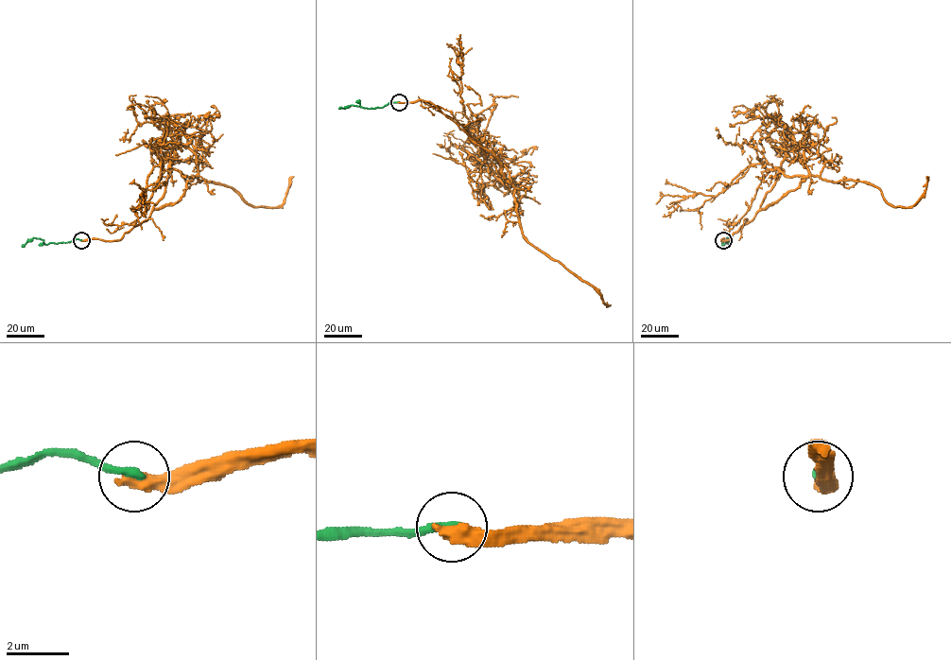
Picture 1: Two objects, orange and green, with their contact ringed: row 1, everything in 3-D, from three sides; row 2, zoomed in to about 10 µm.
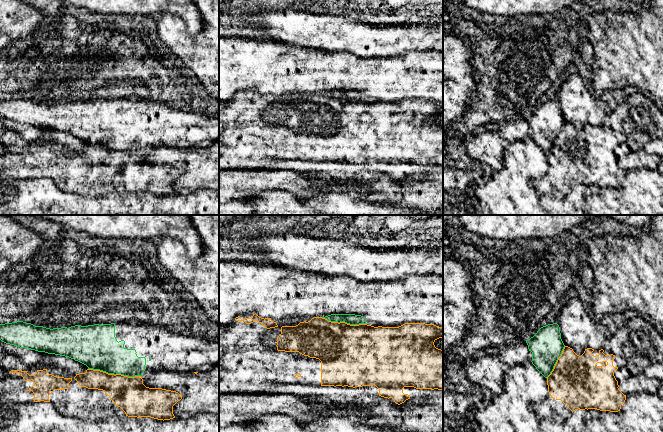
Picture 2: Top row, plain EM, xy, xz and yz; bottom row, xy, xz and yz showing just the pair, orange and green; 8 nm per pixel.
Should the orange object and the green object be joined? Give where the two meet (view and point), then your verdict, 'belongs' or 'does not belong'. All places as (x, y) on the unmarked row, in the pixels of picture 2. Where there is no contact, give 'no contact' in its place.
contact xy (116, 150); does not belong

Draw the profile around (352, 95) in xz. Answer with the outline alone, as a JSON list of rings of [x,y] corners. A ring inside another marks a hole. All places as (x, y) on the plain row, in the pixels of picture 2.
[[[331,90],[322,94],[331,98],[345,98],[350,101],[366,100],[366,95],[363,92],[355,90]]]

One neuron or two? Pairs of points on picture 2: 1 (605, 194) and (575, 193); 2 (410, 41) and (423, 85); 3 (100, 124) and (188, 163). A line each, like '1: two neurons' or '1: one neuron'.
1: two neurons
2: two neurons
3: two neurons

